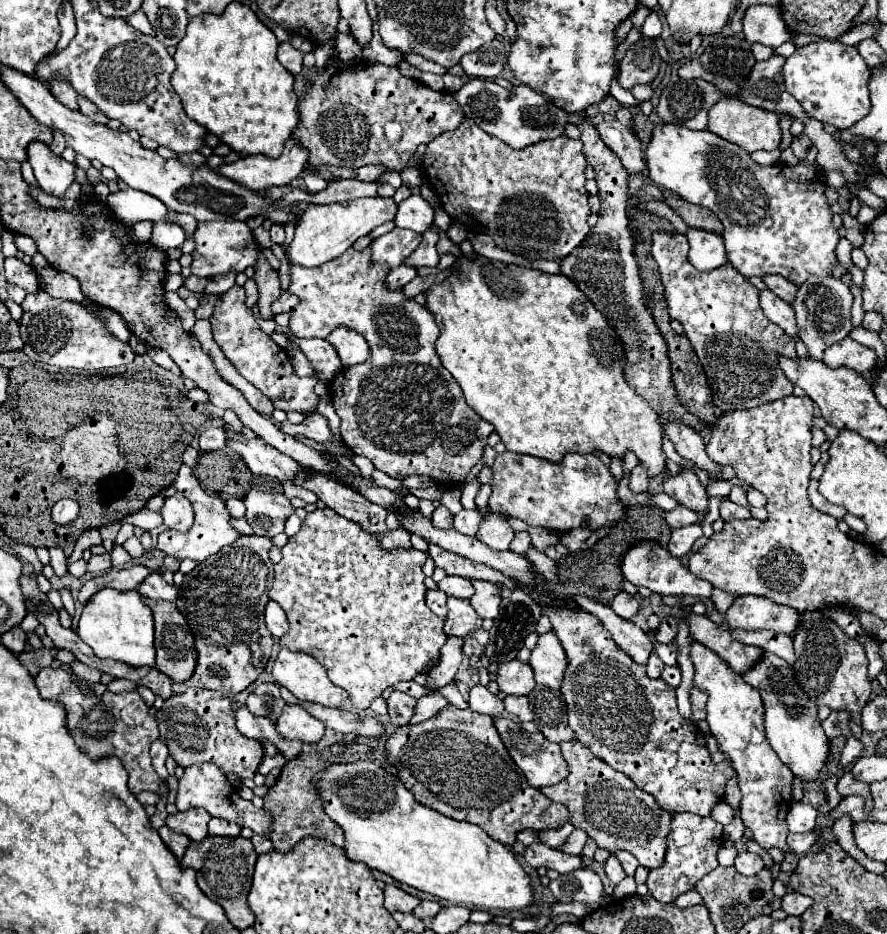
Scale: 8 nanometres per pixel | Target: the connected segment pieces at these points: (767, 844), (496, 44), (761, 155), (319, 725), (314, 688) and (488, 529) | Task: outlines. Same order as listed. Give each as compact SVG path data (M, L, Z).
M698 641L690 647L690 657L696 667L694 683L708 693L706 713L712 735L716 737L718 749L732 761L732 767L738 771L738 785L742 791L740 817L744 825L752 831L754 841L762 849L778 847L786 853L792 853L786 845L786 811L792 803L792 771L778 759L774 749L766 741L764 733L764 705L760 693L750 685L744 685L742 677L736 675L720 657Z
M498 39L484 43L478 51L464 55L460 61L468 77L480 77L480 79L498 77L500 71L504 69L504 63L506 63L506 47Z
M756 151L752 153L752 159L758 163L758 165L776 165L778 159L780 159L780 151Z
M286 705L276 719L276 729L284 739L300 739L302 743L316 743L324 735L324 723L306 713L300 705Z
M280 649L272 667L272 675L278 685L286 687L300 701L312 701L324 707L338 709L348 699L346 691L336 687L326 677L326 669L306 653Z
M490 509L482 515L482 521L480 521L480 529L476 533L476 537L486 543L488 547L496 549L496 551L504 551L508 549L512 537L514 537L514 531L512 527L508 525L508 517L506 513L492 513Z

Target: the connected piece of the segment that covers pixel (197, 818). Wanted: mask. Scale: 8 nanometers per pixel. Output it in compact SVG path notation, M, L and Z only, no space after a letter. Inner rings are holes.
M196 807L196 809L188 809L184 813L168 815L166 825L176 833L188 835L192 841L202 841L208 835L208 821L210 821L208 811Z

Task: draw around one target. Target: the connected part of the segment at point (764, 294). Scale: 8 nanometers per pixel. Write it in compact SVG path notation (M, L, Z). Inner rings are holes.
M760 291L760 305L764 315L776 323L788 337L798 339L798 329L796 329L796 317L794 317L794 309L784 303L780 297L776 297L772 291Z

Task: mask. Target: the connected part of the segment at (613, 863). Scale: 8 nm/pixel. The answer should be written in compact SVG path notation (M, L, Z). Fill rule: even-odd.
M610 855L610 857L606 859L606 863L604 863L604 871L606 871L606 877L608 877L614 885L620 883L620 881L626 877L626 873L624 873L620 861L618 861L614 855Z

